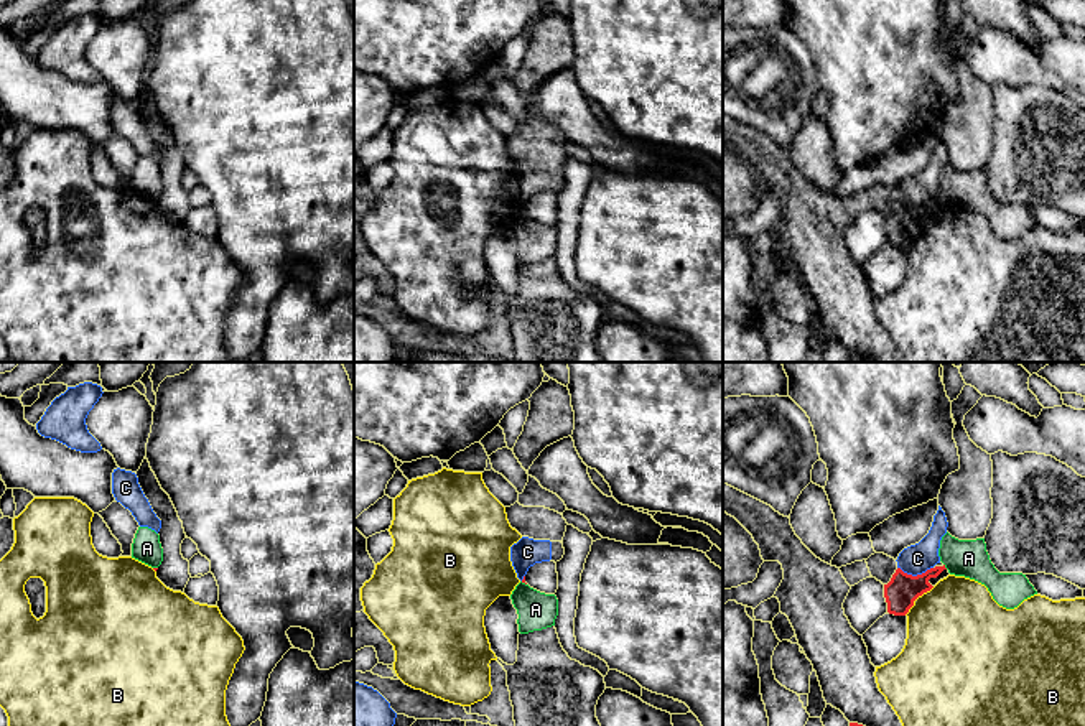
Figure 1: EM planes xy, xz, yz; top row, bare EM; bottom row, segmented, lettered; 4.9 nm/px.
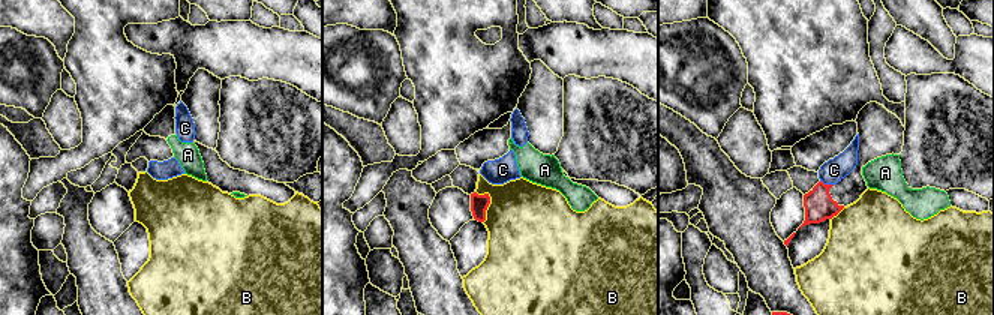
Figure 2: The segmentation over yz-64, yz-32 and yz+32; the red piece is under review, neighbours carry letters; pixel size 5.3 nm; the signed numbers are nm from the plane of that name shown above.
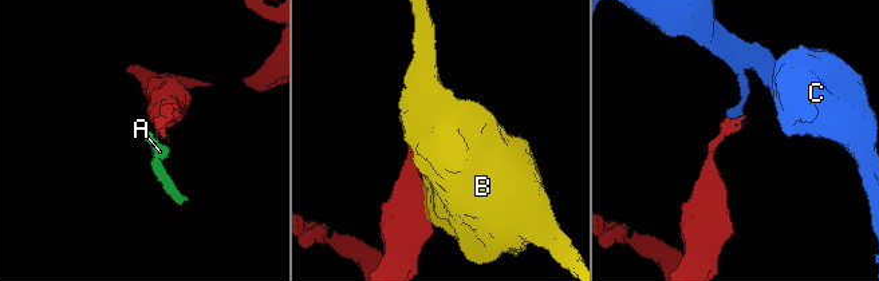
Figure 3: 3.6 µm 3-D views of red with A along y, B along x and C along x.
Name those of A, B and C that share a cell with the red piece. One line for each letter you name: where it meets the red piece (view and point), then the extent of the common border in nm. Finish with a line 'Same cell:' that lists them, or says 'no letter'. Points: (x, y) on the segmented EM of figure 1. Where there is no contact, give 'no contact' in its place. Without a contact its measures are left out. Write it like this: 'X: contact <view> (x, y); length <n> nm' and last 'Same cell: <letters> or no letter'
Same cell: no letter

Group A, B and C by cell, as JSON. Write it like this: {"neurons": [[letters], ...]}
{"neurons": [["A"], ["B"], ["C"]]}

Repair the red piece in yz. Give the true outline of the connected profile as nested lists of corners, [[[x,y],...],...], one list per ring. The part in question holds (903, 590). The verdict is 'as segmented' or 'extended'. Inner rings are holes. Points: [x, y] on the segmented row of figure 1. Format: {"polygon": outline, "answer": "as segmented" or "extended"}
{"polygon": [[[942,561],[917,576],[907,575],[897,568],[891,581],[884,584],[887,612],[894,616],[906,616],[919,596],[930,591],[948,575],[950,573]]], "answer": "extended"}

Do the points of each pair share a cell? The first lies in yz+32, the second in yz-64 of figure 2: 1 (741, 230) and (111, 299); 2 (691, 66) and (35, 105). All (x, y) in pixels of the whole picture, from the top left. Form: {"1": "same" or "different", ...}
{"1": "same", "2": "same"}

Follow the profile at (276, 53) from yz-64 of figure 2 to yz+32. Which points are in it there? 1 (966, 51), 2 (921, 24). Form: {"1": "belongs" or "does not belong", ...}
{"1": "belongs", "2": "does not belong"}

